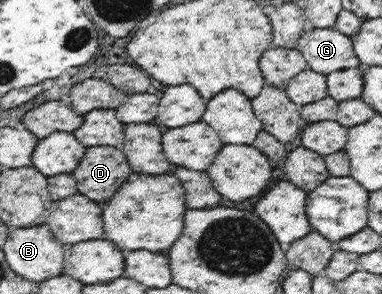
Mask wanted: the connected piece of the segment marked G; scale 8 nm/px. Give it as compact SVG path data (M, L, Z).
M334 27L311 28L299 38L297 50L304 56L309 68L320 74L361 67L351 37Z

